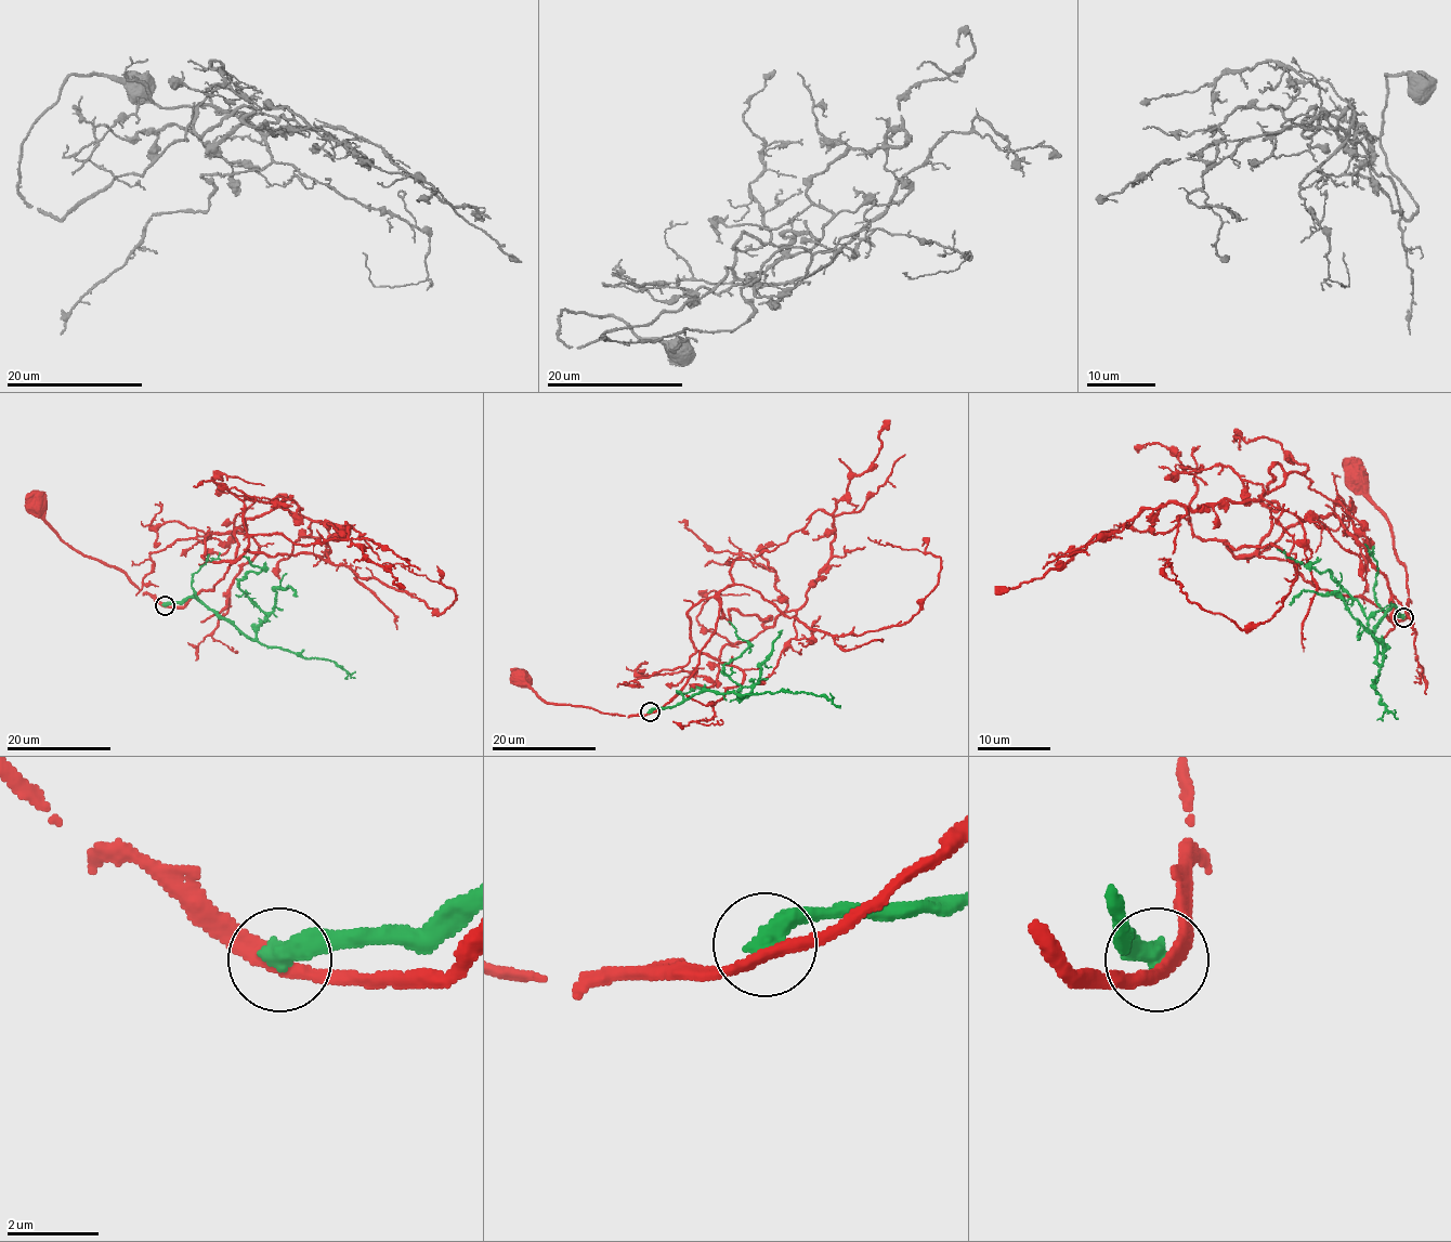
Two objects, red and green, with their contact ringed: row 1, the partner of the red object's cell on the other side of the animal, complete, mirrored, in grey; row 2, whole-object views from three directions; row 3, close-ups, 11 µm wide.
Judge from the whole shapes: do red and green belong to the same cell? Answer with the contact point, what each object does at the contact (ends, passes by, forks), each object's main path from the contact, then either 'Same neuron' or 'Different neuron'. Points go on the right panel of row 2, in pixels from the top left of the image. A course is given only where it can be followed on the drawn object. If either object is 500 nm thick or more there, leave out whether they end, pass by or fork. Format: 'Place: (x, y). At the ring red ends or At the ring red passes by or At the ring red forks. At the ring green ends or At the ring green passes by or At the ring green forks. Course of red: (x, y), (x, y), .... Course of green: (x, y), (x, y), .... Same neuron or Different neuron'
Place: (1403, 617). Course of red: (1403, 616), (1409, 597), (1407, 573), (1396, 557), (1390, 523), (1356, 475). Course of green: (1403, 616), (1390, 608), (1377, 622), (1380, 664), (1383, 644), (1363, 608), (1329, 571), (1318, 573), (1277, 549). Different neuron

